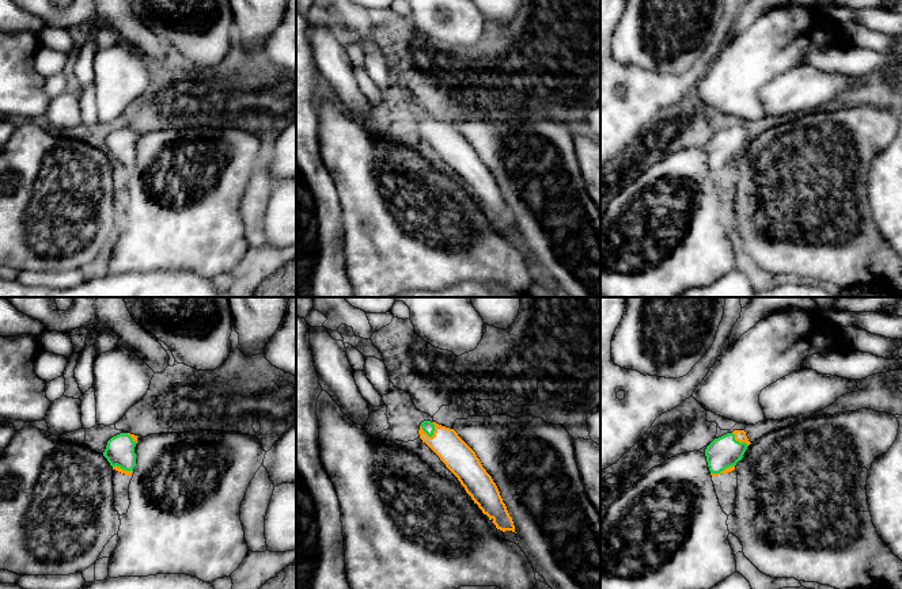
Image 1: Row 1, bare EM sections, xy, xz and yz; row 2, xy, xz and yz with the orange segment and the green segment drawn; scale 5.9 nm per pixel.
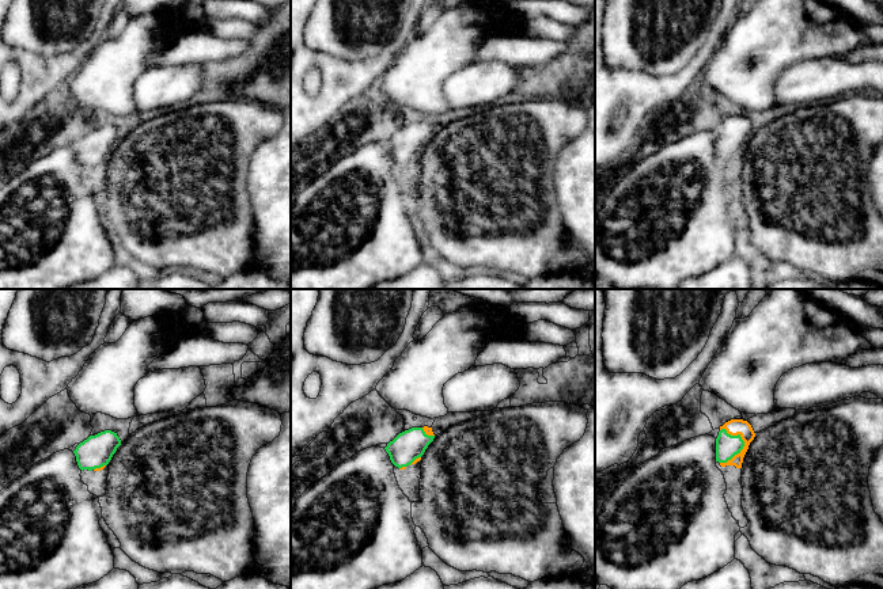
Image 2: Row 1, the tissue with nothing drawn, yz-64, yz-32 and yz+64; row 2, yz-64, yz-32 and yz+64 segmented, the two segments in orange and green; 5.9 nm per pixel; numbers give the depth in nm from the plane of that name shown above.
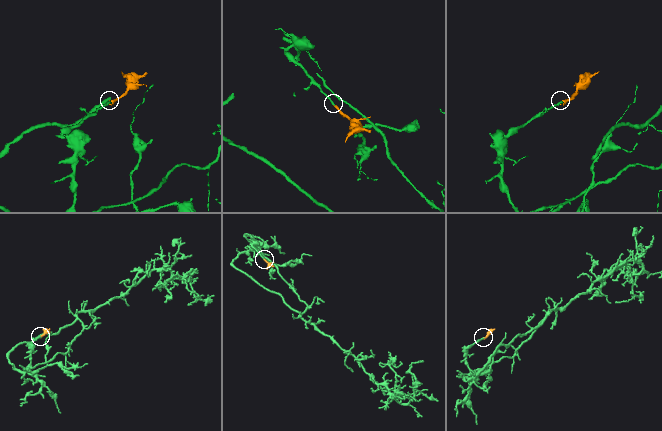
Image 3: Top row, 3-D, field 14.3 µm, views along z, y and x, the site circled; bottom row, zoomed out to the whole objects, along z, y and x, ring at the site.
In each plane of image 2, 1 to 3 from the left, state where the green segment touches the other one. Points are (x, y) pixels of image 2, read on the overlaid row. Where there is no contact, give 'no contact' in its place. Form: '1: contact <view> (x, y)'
1: contact yz-64 (101, 467)
2: contact yz-32 (428, 434)
3: contact yz+64 (745, 445)

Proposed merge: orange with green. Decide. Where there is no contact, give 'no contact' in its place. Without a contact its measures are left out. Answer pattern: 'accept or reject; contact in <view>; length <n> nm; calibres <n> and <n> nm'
accept; contact in xz; length 110 nm; calibres 180 and 70 nm

